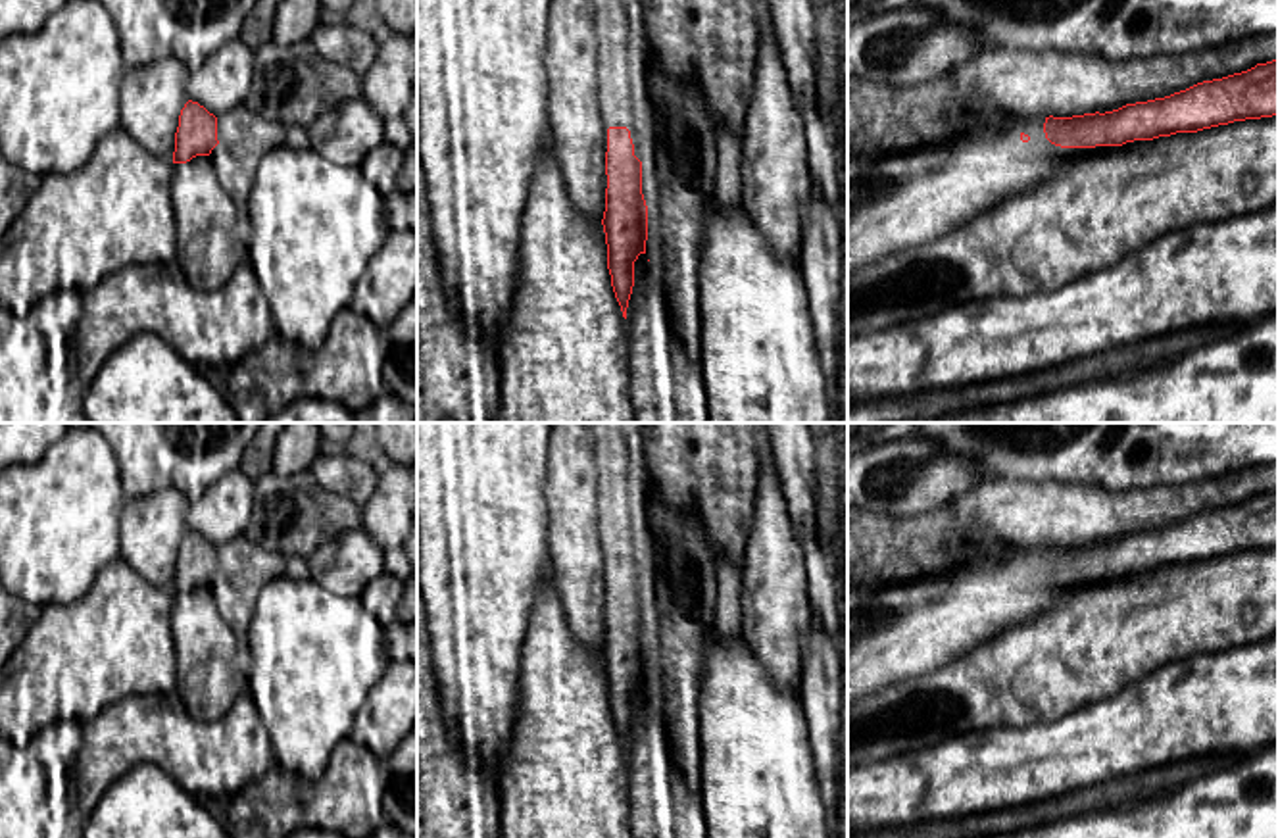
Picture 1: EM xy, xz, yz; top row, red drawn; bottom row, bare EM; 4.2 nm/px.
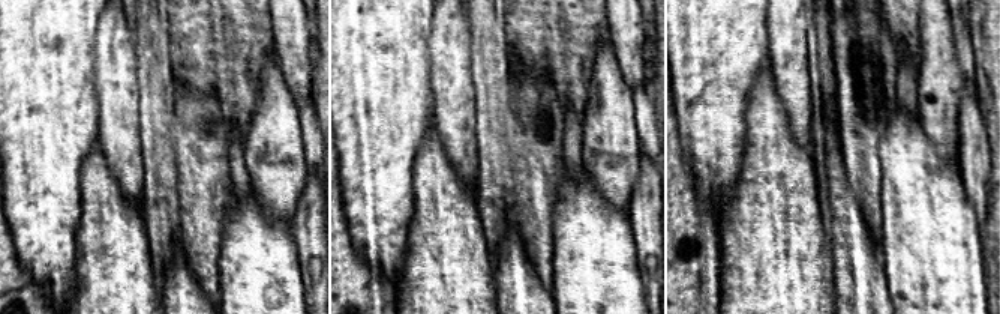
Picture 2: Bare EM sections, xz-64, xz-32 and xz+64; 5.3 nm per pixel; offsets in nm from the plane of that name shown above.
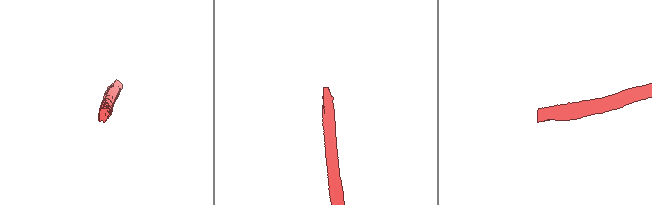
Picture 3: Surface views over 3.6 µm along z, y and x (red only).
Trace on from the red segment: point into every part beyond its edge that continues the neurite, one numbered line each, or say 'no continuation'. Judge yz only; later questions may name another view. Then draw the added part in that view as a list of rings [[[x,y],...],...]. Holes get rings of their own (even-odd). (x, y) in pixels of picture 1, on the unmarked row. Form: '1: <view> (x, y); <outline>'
1: yz (988, 562); [[[1013,546],[984,548],[971,559],[955,561],[944,569],[942,575],[955,577],[959,580],[990,579],[997,573],[1019,575],[1020,563],[1028,552]]]

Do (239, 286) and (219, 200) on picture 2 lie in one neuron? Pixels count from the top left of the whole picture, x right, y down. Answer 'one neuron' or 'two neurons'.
two neurons

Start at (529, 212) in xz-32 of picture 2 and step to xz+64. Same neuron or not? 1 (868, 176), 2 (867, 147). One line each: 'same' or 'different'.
1: same
2: same

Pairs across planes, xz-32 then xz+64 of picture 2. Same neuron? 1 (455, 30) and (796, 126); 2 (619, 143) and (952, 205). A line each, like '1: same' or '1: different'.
1: same
2: different

